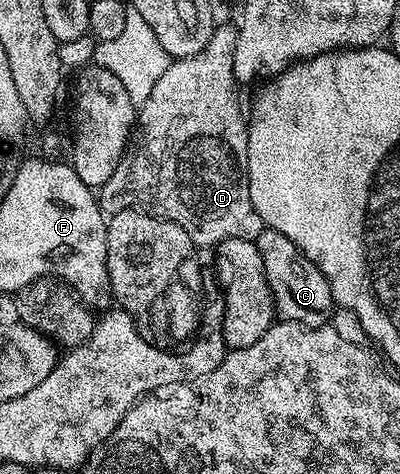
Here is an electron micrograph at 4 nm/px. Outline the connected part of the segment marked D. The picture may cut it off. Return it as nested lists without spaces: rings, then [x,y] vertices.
[[[222,23],[215,27],[203,53],[177,58],[164,73],[151,95],[137,109],[135,125],[118,167],[98,190],[99,206],[105,215],[143,209],[179,224],[195,247],[217,247],[228,239],[256,240],[264,228],[248,192],[248,120],[242,112],[240,83],[235,79],[237,27]]]

